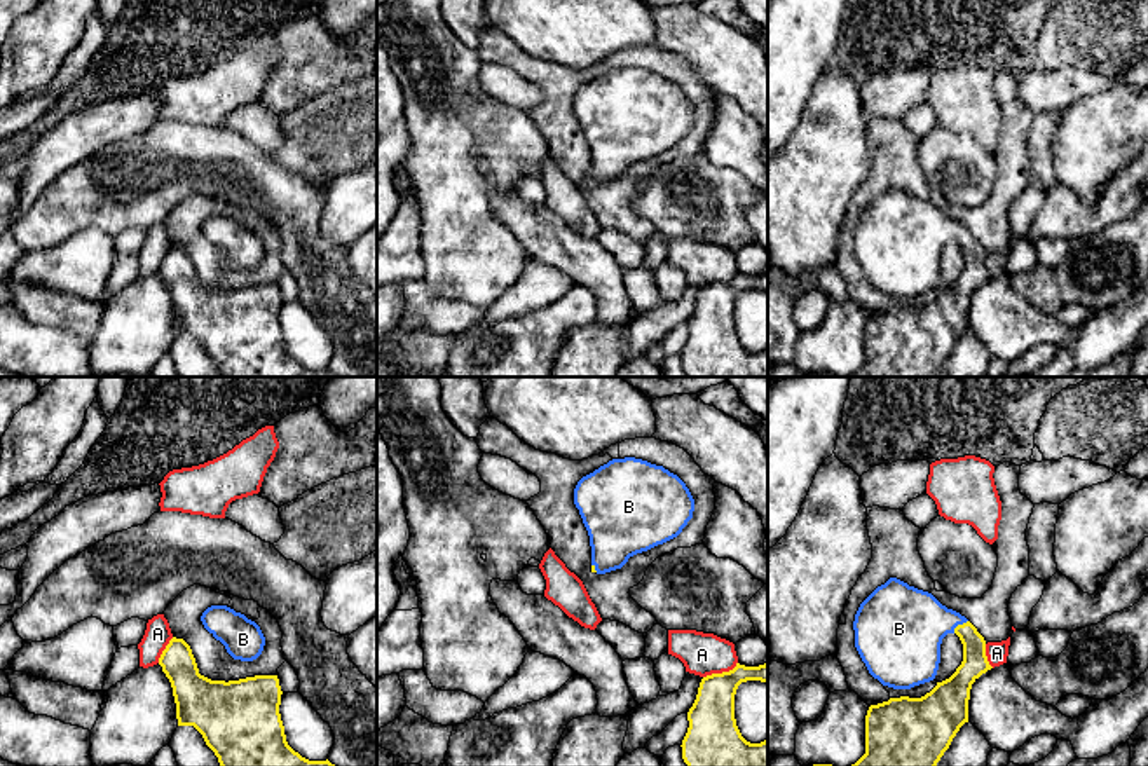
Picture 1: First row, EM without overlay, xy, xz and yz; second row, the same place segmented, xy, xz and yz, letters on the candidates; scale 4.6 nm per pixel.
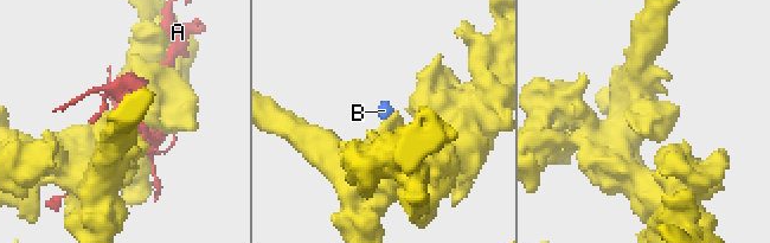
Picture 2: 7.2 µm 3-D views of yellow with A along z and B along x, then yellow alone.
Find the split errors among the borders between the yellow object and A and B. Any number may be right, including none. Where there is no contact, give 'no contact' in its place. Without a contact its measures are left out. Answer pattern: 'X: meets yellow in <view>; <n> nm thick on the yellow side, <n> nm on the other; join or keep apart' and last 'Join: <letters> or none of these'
A: meets yellow in xz; 220 nm thick on the yellow side, 190 nm on the other; keep apart
B: meets yellow in yz; 120 nm thick on the yellow side, 360 nm on the other; join
Join: B

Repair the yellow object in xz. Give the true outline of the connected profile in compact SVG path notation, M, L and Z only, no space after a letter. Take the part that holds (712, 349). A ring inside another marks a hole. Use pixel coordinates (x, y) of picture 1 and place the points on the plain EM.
M736 272L729 281L701 288L680 354L687 377L768 377L768 347L761 352L747 351L735 328L735 304L747 290L768 293L768 272Z

